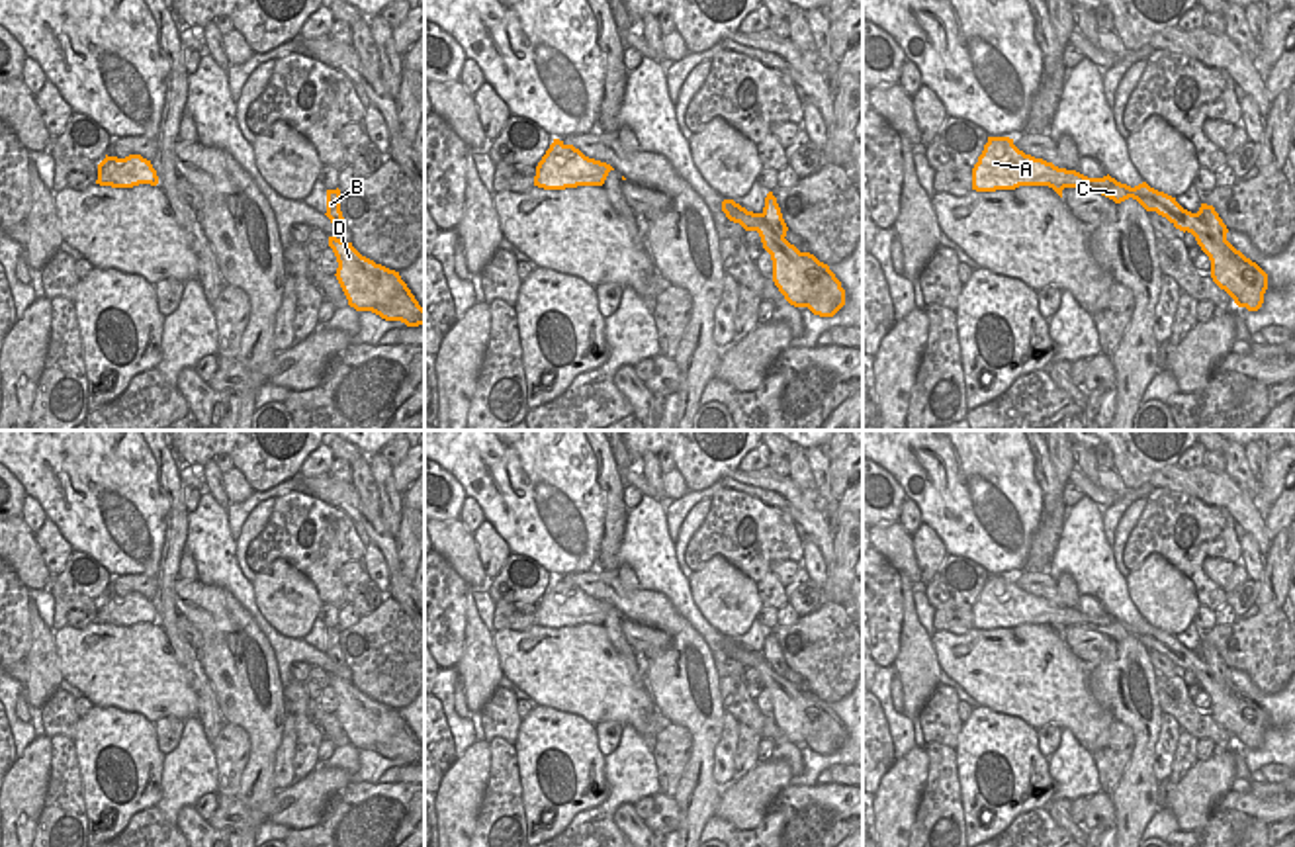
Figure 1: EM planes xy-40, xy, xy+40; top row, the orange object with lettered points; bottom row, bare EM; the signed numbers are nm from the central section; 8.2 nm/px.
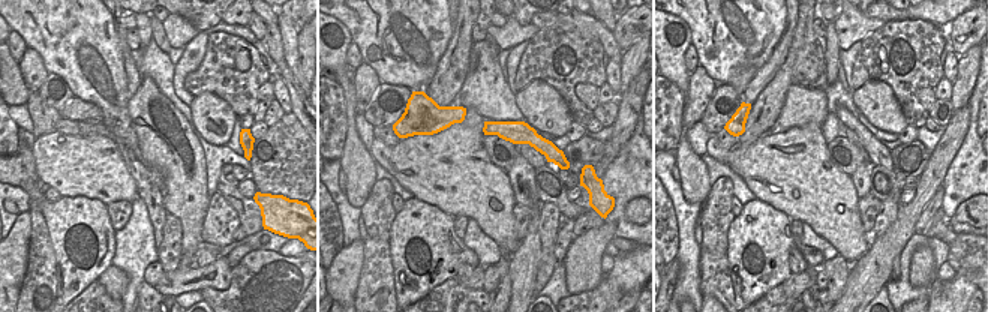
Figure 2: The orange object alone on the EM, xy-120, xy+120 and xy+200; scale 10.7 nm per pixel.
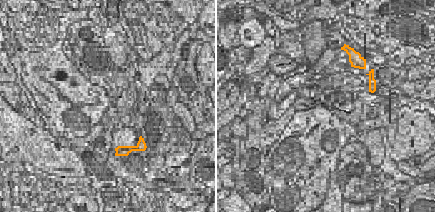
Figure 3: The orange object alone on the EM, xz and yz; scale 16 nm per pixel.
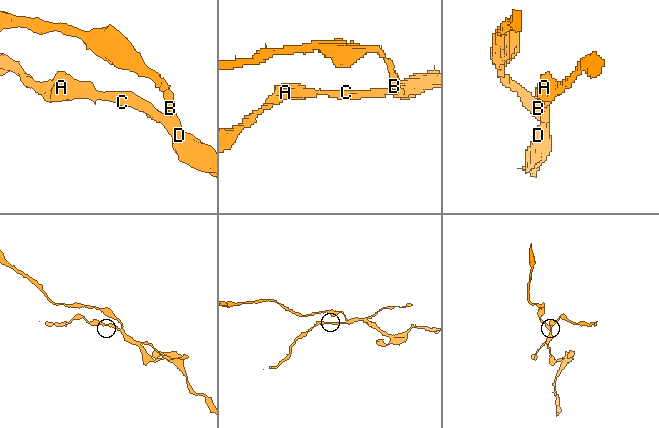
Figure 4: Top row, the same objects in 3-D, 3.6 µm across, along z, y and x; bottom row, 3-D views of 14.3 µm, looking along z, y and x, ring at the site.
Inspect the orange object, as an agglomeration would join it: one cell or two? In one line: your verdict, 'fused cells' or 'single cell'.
fused cells

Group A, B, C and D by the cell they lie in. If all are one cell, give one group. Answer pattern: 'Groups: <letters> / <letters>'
Groups: A C D / B

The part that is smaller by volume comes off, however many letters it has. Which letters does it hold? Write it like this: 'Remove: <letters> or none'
Remove: A, C, D

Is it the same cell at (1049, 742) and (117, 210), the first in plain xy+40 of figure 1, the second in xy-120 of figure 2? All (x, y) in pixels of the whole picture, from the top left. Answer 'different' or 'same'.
same

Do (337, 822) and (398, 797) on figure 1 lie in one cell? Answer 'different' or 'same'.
same

